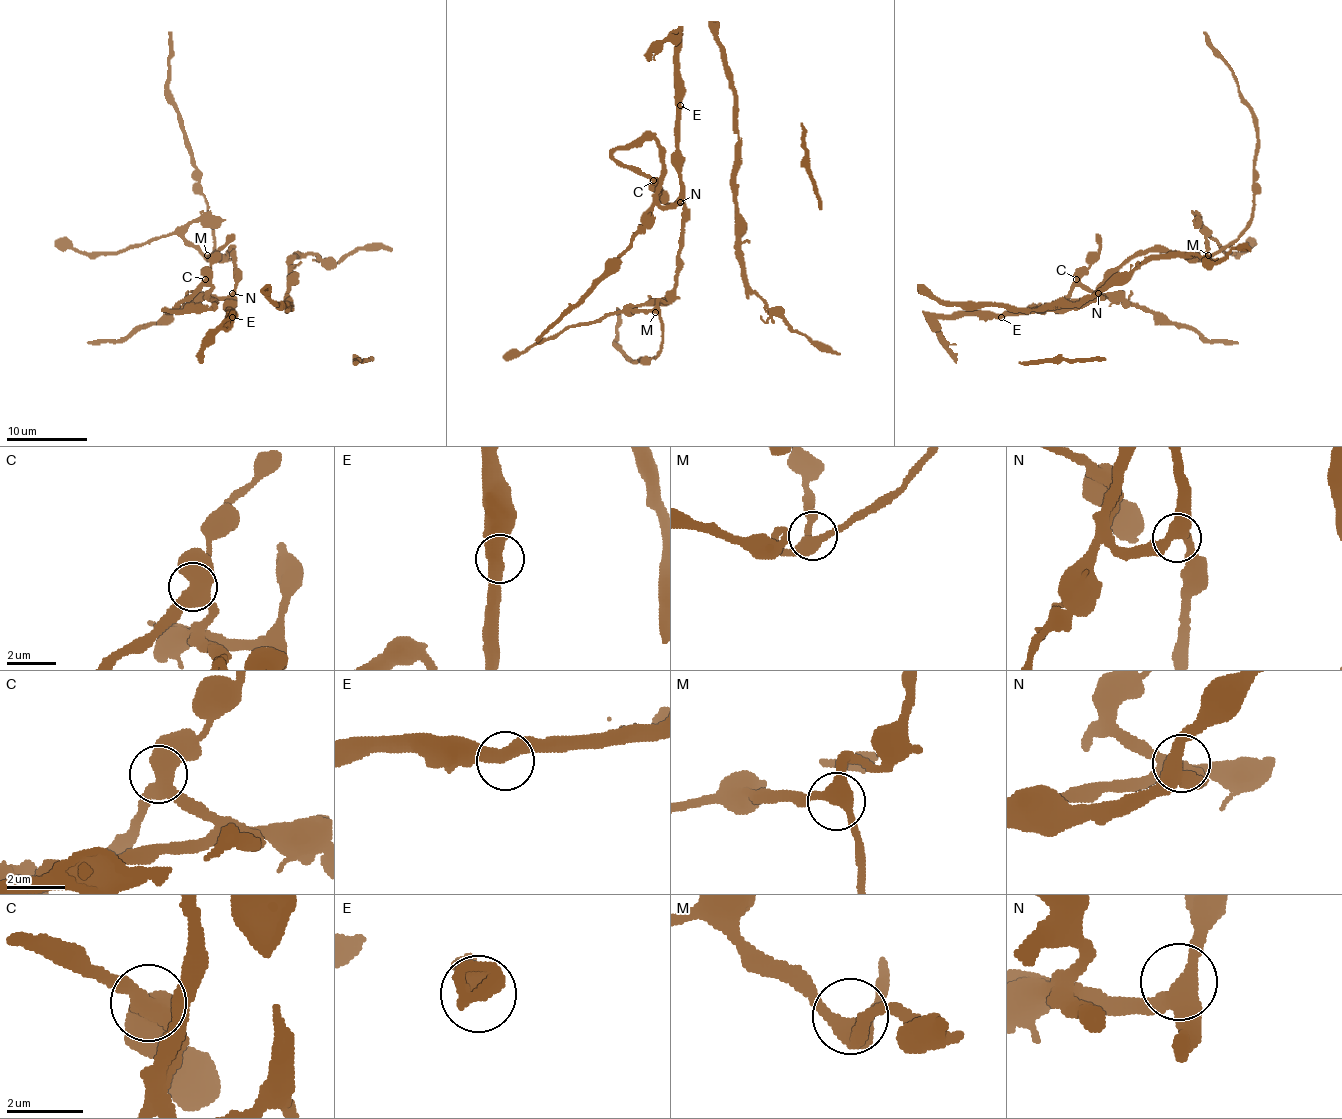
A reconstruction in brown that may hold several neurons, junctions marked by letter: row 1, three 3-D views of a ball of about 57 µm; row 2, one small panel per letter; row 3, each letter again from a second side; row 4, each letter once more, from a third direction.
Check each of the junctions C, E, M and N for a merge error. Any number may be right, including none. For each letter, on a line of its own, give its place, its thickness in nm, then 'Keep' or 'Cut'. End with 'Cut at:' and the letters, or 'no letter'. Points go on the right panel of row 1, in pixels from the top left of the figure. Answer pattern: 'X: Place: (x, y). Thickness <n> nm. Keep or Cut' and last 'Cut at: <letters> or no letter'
C: Place: (1076, 279). Thickness 500 nm. Keep
E: Place: (1001, 317). Thickness 480 nm. Keep
M: Place: (1208, 255). Thickness 400 nm. Keep
N: Place: (1098, 293). Thickness 420 nm. Keep
Cut at: no letter

